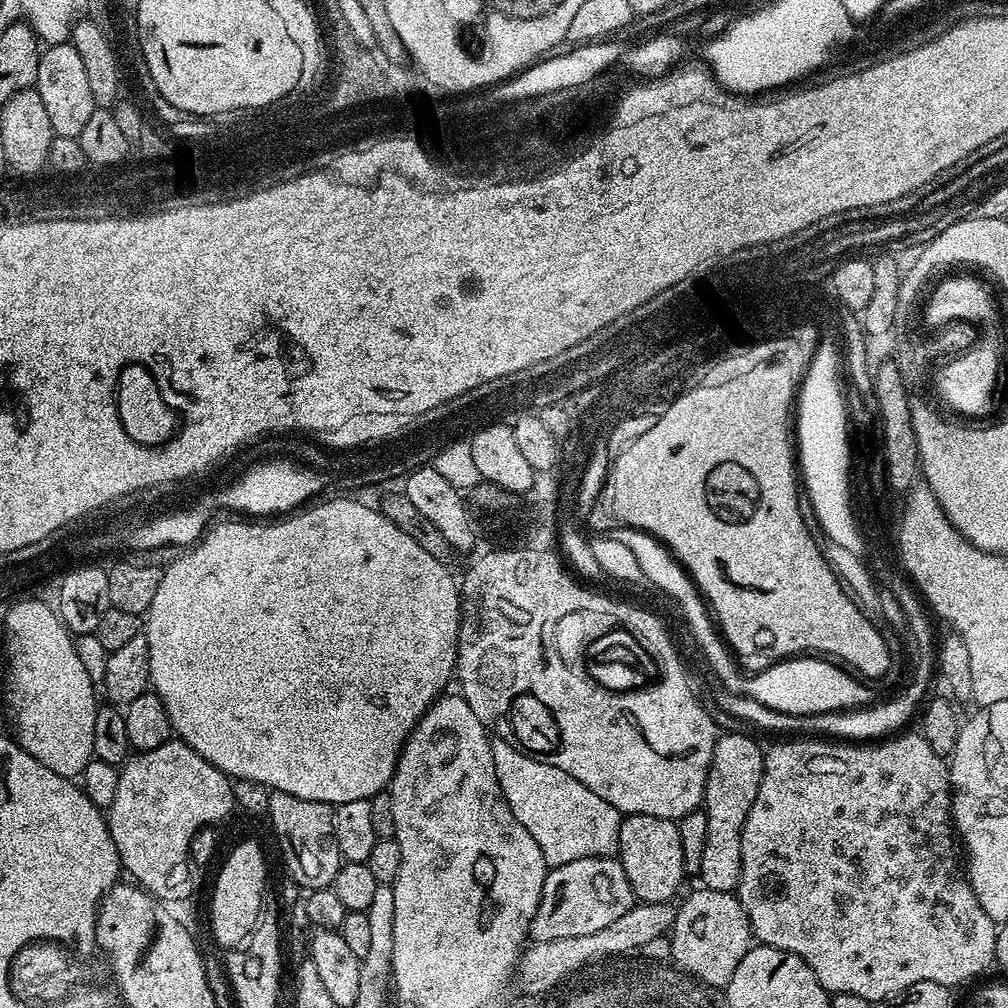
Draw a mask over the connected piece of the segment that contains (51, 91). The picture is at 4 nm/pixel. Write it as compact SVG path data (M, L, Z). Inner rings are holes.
M71 42L50 44L41 51L38 78L34 87L46 106L46 114L50 118L50 126L55 135L77 137L82 134L82 130L85 129L90 116L94 114L97 104L90 92L89 80L86 79L81 55Z

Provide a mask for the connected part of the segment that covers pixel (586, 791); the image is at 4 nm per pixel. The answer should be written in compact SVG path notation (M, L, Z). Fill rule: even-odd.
M542 762L542 766L538 766L538 786L502 782L500 789L510 810L514 810L514 818L518 818L518 822L530 830L530 838L538 842L549 869L580 858L611 857L619 849L620 811L610 806L606 798L598 798L594 790L582 786L578 778L566 774L566 770Z

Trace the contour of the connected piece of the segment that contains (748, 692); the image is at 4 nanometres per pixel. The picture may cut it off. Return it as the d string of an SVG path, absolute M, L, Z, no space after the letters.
M795 656L775 661L758 674L744 674L741 683L730 684L729 691L752 698L770 709L791 716L828 715L830 712L858 710L871 705L875 692L841 665L816 656Z

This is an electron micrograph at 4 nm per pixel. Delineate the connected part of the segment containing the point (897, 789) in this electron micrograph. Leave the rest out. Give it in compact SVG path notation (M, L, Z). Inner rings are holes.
M915 735L896 736L893 740L885 739L883 742L864 742L861 743L864 744L861 748L856 745L859 744L856 742L829 742L824 738L788 738L785 744L776 744L772 749L769 747L764 753L764 777L758 786L758 798L754 798L754 806L750 806L750 814L746 814L746 822L742 830L742 878L740 879L738 895L748 915L748 925L752 928L753 937L759 943L769 944L771 948L786 950L790 954L798 954L810 966L810 970L814 970L818 982L829 994L852 994L871 1002L878 1002L878 1000L884 1002L889 998L899 996L901 992L905 992L906 989L918 982L938 982L949 986L964 984L967 980L974 979L979 972L986 971L990 966L993 967L996 958L997 921L990 919L986 910L982 910L982 906L978 906L978 898L970 886L965 869L962 867L961 857L960 860L956 857L958 840L954 835L953 825L950 823L952 816L952 778L949 765L946 763L945 757L934 754L934 750L930 750L930 742L926 742L923 735Z

